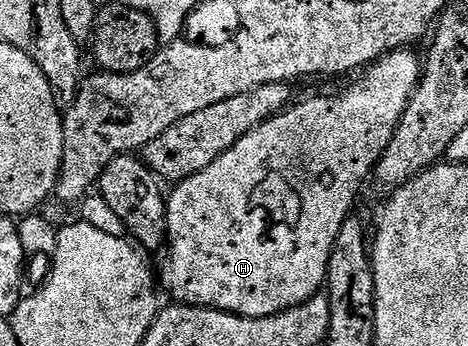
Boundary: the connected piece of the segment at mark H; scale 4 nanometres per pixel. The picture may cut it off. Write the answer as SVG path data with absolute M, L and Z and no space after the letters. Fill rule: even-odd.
M414 50L390 52L383 56L377 64L370 65L361 73L362 81L351 88L343 90L339 96L316 96L306 100L303 104L292 106L279 116L266 120L256 130L249 134L224 153L212 166L208 166L200 174L188 180L183 180L169 193L166 200L166 265L160 272L160 284L166 287L171 301L191 308L208 308L216 312L228 312L231 316L241 316L247 320L263 320L269 316L279 316L282 312L290 312L293 308L300 308L308 301L315 299L323 291L326 282L326 271L330 255L334 249L336 238L340 234L340 226L355 211L354 203L358 200L358 191L362 183L371 179L374 167L381 160L388 142L392 142L392 134L398 129L404 110L408 102L418 91L418 82L422 78L423 61Z

